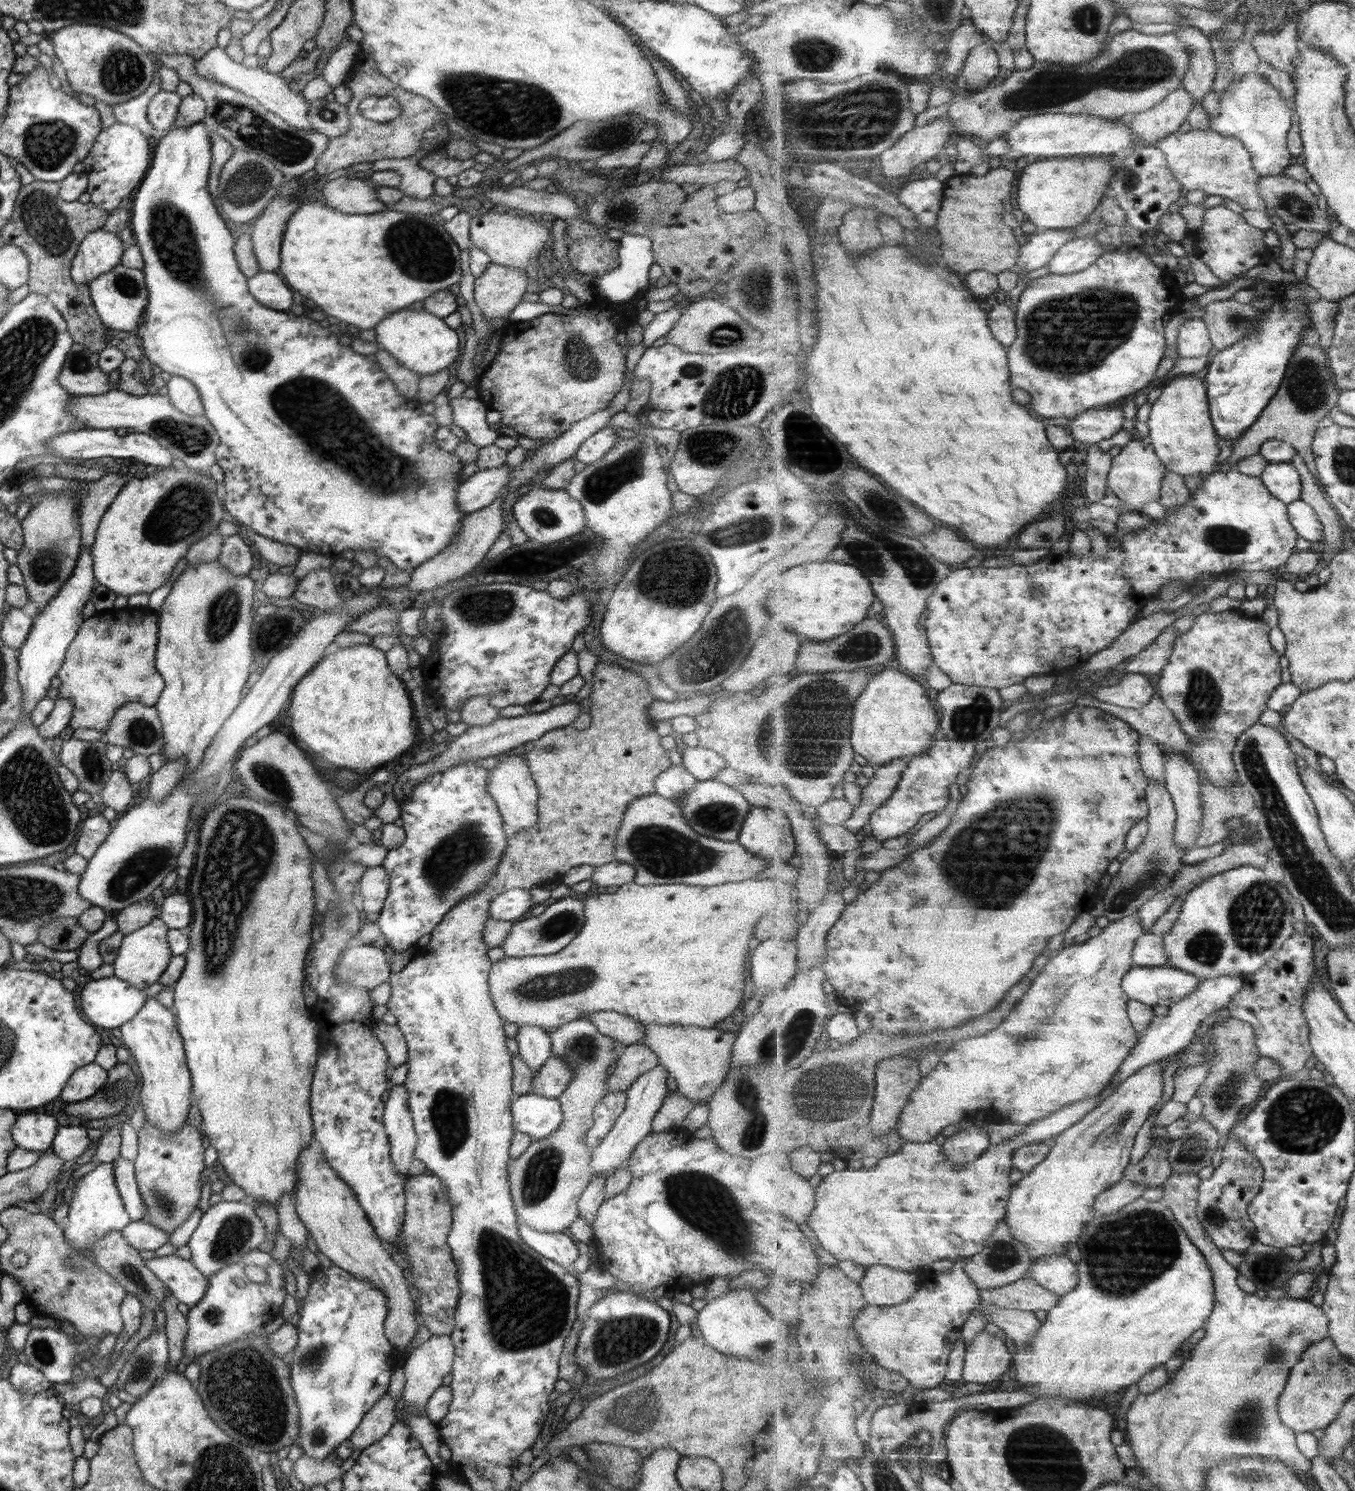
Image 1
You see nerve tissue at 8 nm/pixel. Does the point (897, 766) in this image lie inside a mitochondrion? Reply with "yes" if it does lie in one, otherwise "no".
no

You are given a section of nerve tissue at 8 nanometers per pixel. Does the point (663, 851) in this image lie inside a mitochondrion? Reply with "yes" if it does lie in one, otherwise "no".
yes

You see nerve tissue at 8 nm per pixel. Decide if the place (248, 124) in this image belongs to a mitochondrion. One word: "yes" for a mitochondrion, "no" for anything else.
yes

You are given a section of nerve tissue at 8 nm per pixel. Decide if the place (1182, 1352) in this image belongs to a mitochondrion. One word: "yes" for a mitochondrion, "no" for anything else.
no

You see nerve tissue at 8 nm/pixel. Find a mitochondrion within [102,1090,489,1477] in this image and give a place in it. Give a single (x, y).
(251, 1394)

